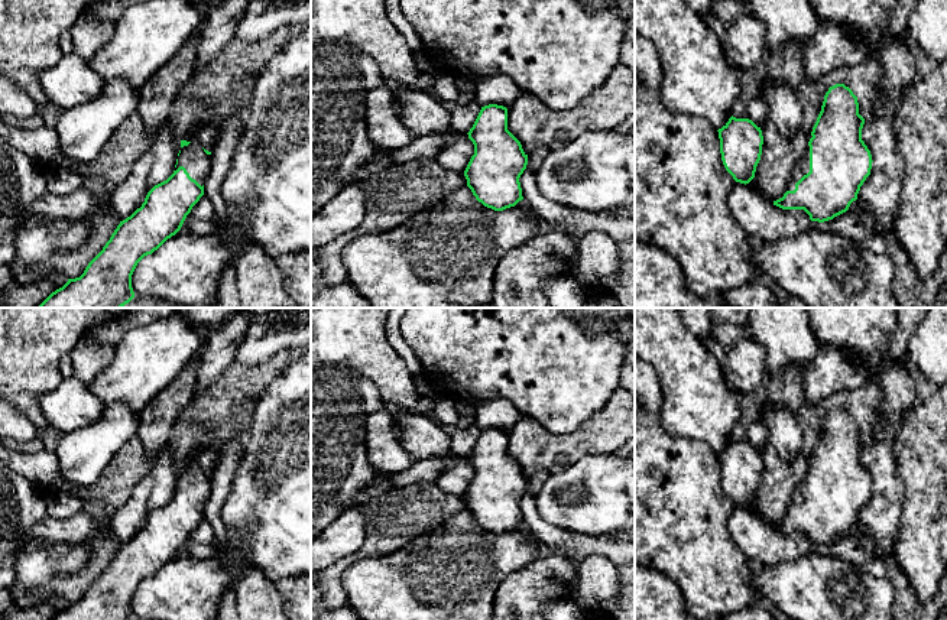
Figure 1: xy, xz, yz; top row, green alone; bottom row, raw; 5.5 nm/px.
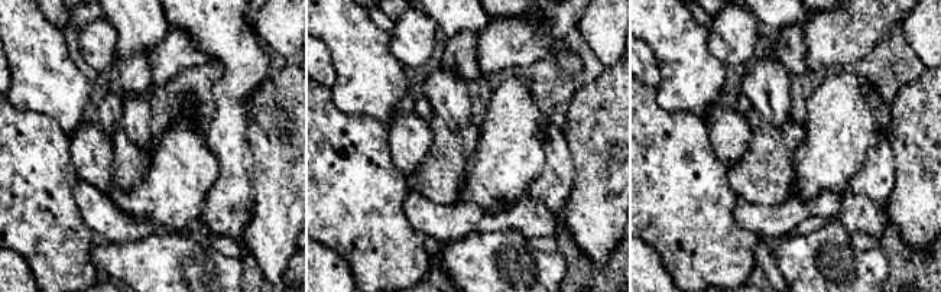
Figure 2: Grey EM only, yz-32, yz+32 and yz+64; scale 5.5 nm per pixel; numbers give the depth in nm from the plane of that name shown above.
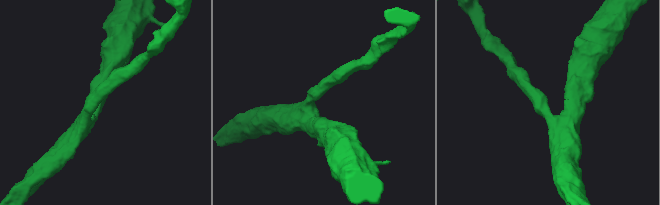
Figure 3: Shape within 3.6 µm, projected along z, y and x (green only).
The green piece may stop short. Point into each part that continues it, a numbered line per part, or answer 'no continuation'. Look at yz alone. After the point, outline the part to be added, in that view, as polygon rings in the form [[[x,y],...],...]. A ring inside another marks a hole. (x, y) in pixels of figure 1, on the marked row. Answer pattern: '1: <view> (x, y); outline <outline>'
1: yz (803, 166); outline [[[807,146],[802,158],[798,160],[794,173],[792,173],[792,179],[787,188],[787,191],[794,191],[795,189],[795,184],[810,172],[810,146]]]

